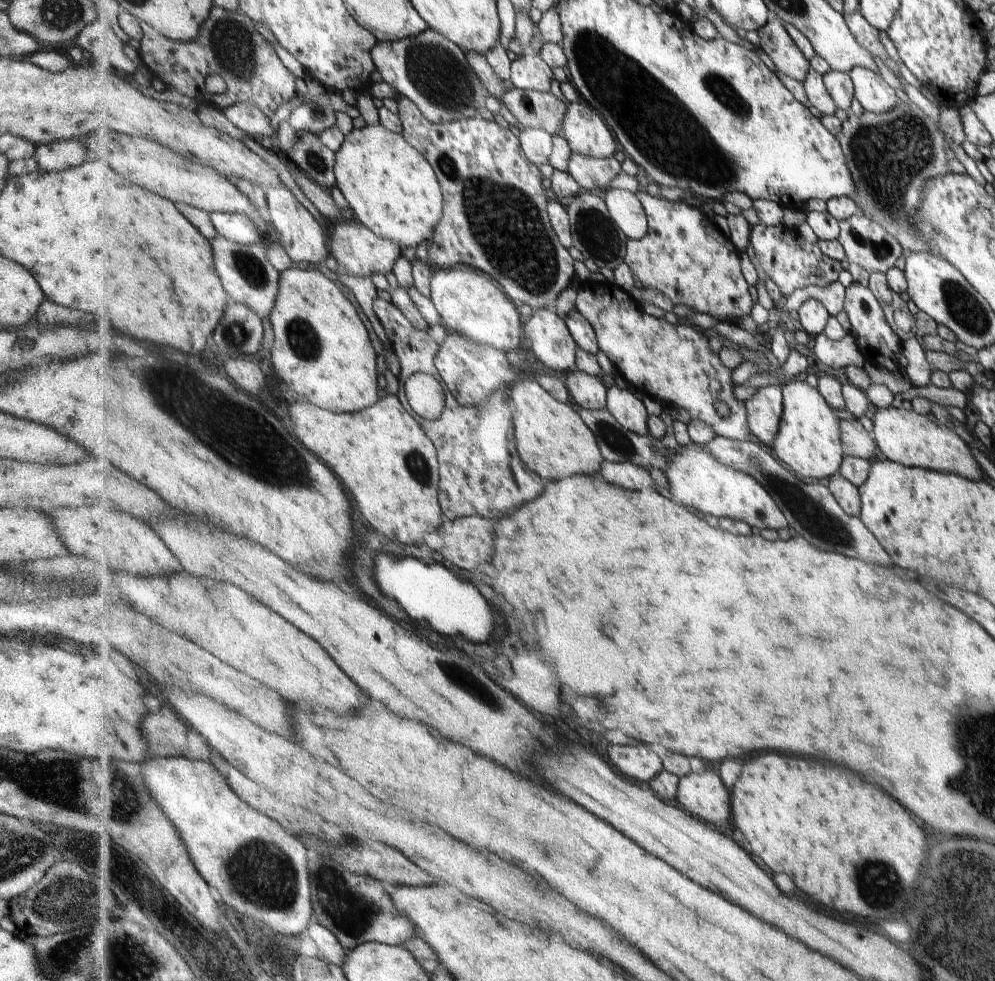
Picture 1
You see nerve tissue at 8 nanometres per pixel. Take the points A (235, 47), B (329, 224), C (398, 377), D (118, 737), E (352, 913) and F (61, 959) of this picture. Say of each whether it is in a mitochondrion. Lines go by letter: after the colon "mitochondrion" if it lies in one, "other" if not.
A: mitochondrion
B: other
C: other
D: other
E: mitochondrion
F: mitochondrion

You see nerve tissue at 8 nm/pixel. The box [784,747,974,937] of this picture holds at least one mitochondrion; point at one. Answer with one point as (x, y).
(881, 886)

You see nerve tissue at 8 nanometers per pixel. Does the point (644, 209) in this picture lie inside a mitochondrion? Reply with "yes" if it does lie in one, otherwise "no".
no

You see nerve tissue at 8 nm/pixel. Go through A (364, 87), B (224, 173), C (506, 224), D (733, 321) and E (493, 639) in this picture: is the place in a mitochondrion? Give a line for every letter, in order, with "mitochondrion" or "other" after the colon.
A: other
B: other
C: mitochondrion
D: other
E: other

